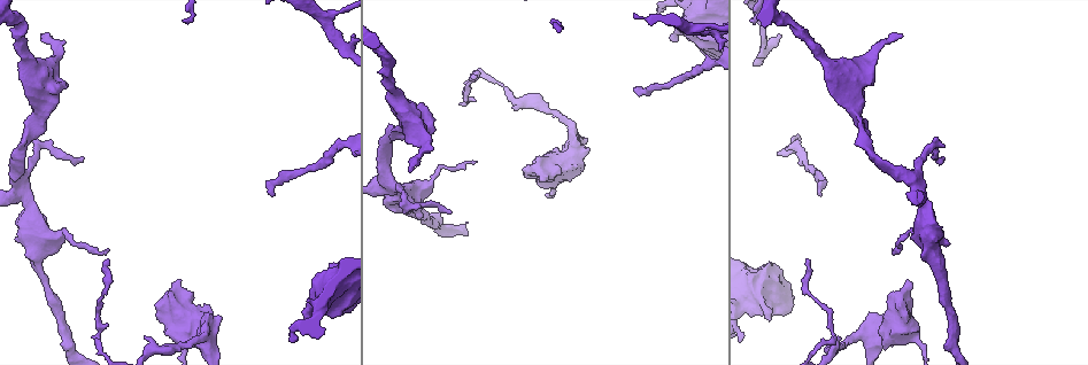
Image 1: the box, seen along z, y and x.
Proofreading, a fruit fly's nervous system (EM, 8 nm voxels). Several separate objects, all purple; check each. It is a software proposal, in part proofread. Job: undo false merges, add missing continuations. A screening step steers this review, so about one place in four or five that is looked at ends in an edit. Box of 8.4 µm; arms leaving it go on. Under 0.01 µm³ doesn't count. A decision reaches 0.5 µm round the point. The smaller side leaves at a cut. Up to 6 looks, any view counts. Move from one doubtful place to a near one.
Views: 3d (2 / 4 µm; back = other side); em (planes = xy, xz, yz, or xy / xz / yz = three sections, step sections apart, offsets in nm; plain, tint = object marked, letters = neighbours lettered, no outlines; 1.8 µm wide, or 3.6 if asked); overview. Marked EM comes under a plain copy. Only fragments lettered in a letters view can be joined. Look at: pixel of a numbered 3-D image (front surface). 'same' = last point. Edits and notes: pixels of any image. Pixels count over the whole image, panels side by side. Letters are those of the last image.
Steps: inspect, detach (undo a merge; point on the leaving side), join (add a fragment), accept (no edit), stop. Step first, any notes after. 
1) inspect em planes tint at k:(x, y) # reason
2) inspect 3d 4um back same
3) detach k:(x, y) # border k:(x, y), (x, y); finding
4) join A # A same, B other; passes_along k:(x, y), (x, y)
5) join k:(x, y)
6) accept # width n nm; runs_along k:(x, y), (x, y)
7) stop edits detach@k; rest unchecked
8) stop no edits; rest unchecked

inspect 3d 4um at 1:(640, 89) # end of a long branch

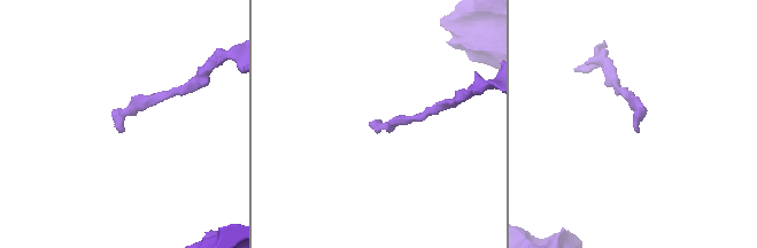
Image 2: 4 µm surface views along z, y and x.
inspect em planes letters at 2:(634, 130)

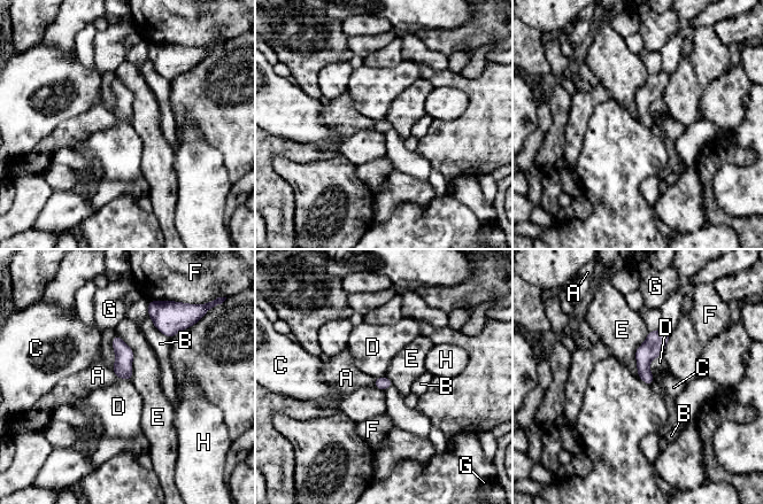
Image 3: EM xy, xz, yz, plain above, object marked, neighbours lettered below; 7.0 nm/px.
accept # width 90 nm; A other, B other, C other, D other, E other, F other, G other, H other; border 3:(661, 354), (649, 365), (653, 380); no lettered fragment goes on from it

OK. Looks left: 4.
inspect em xy step 16 letters at 1:(807, 261) # long arm stops here

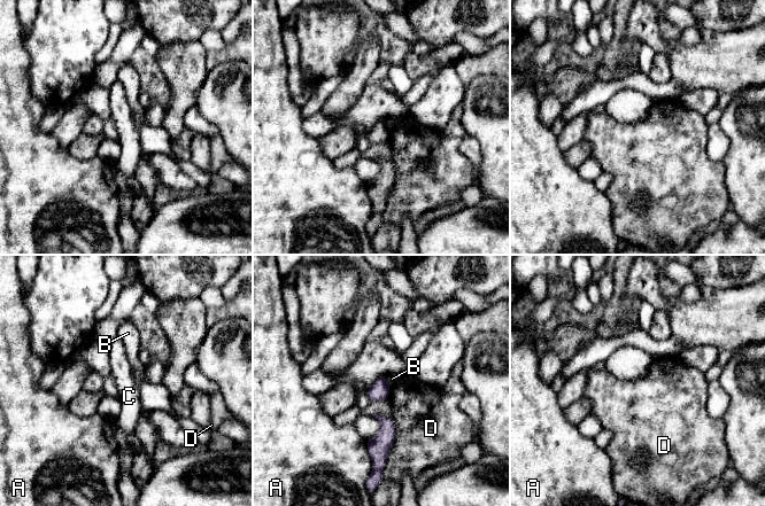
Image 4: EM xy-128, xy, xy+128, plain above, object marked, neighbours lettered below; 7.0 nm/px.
inspect em planes letters same # another direction

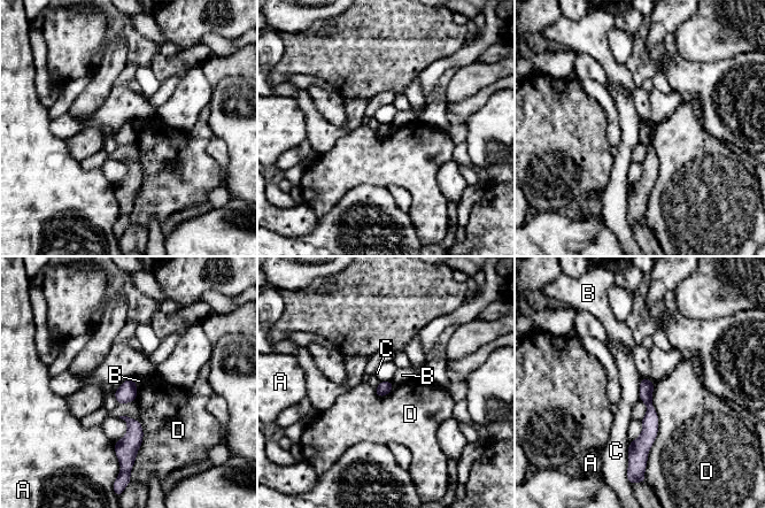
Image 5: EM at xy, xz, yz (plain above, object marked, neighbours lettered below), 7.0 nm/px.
accept # A other, B other, C other, D other; runs_along 5:(647, 382), (650, 430), (638, 454); no lettered fragment goes on from it

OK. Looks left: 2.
inspect em planes letters at 1:(902, 37) # free end

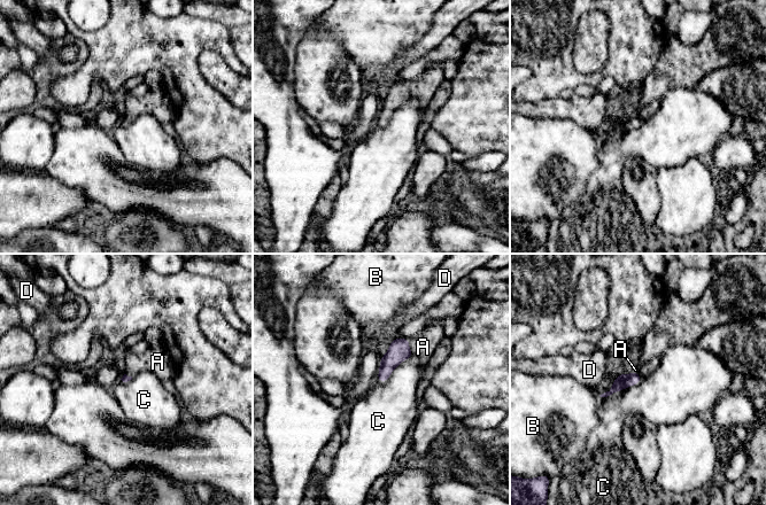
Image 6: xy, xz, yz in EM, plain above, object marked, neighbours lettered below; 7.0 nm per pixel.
join A # longest_contact C 320 nm; A same, B other, C other, D other; passes_along 6:(399, 350), (408, 347), (423, 347); the cell continues

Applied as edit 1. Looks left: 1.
stop edits join@6; rest unchecked

